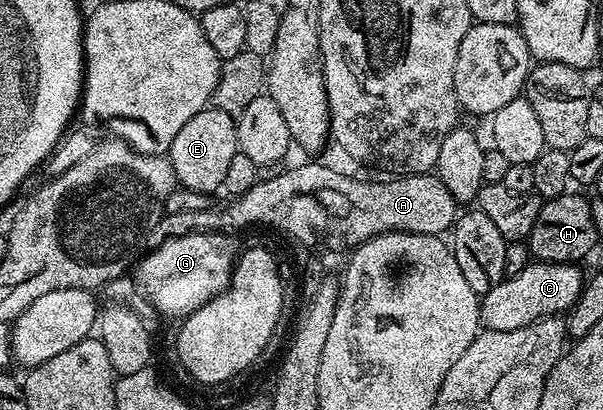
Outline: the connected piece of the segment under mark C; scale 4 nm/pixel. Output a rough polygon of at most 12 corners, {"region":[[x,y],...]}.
{"region":[[533,260],[480,297],[481,326],[518,331],[567,314],[579,264]]}

